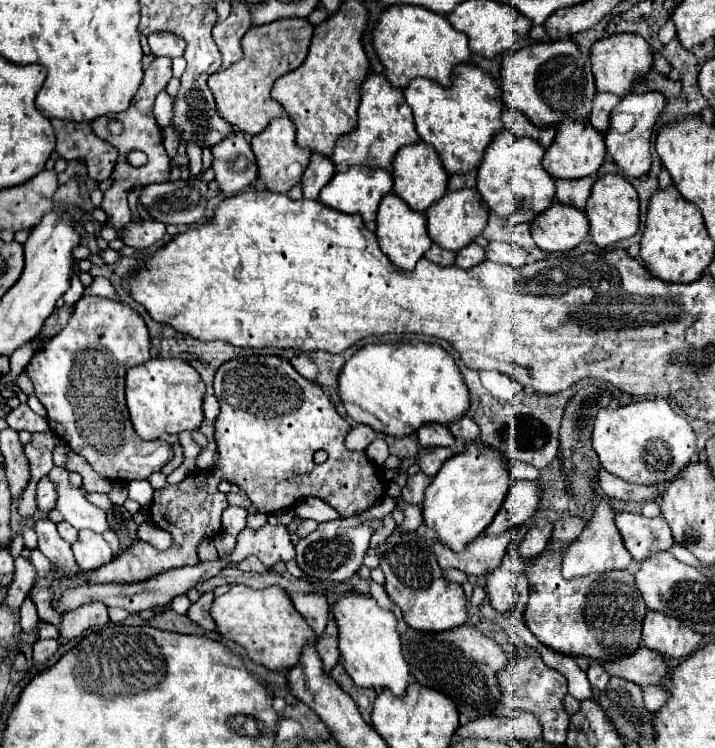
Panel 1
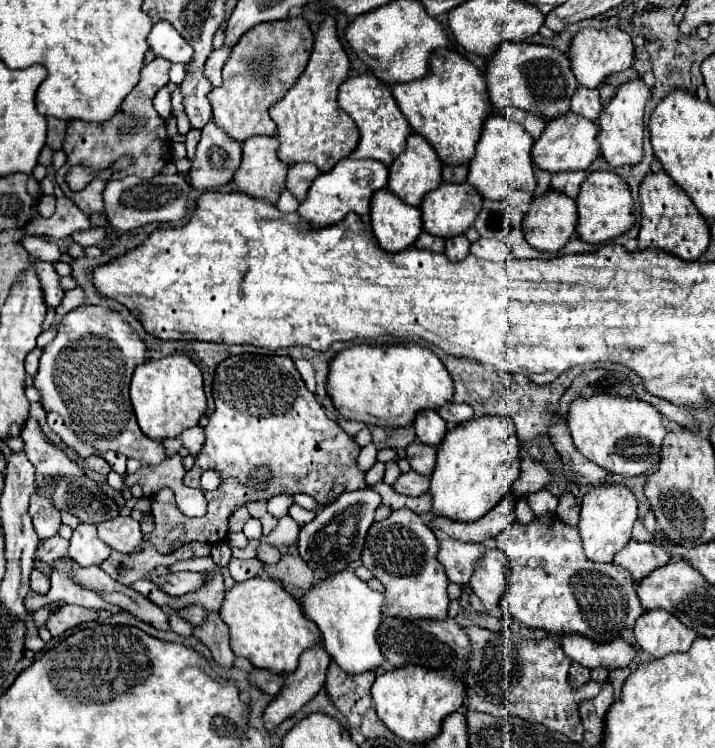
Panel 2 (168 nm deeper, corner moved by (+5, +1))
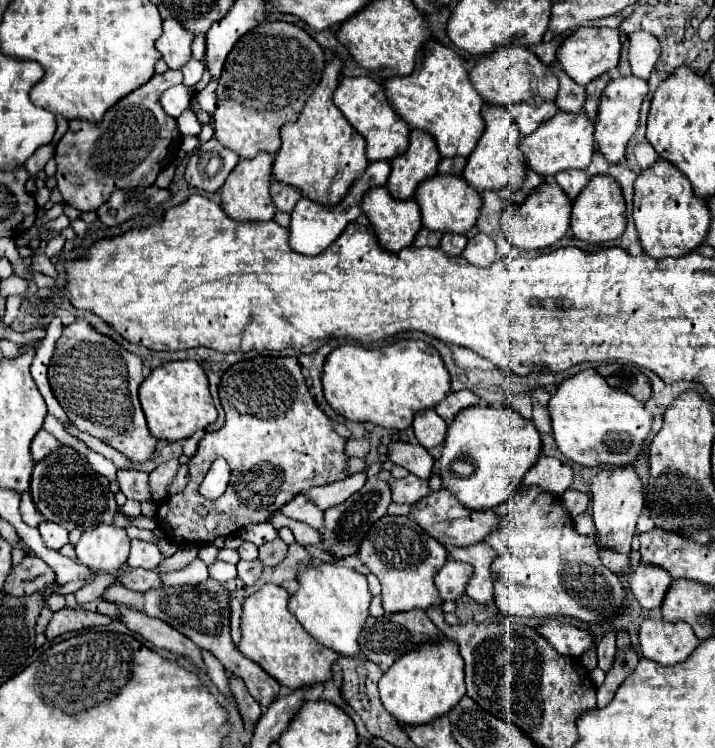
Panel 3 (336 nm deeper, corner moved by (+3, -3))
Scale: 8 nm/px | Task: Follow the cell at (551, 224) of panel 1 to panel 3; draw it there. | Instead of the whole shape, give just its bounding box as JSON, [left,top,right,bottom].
[502,181,572,249]

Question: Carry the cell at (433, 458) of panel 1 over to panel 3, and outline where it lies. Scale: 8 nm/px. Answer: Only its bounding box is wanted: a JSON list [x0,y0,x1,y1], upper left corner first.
[388,443,434,479]

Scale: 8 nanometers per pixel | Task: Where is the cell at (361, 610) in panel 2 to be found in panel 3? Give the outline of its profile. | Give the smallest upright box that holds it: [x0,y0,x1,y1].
[290,563,370,655]

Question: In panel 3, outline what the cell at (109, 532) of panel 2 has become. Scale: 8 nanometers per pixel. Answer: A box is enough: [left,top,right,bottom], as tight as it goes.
[128,541,164,571]

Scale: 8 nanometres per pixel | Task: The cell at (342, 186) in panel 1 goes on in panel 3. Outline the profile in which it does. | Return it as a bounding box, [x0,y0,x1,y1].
[288,161,390,255]

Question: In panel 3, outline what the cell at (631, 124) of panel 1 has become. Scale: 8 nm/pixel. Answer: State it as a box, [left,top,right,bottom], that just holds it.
[594,75,648,163]

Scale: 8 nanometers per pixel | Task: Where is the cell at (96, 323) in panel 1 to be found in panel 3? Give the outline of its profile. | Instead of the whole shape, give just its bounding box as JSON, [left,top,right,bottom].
[48,319,156,463]

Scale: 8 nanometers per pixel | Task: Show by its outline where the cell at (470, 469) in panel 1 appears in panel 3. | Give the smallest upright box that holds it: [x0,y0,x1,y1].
[438,407,540,511]

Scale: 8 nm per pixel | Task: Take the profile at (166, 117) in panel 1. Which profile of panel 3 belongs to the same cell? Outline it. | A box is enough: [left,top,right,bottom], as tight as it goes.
[160,85,190,117]

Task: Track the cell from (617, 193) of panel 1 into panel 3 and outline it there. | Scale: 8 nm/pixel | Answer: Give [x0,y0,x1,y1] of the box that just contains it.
[572,175,626,243]

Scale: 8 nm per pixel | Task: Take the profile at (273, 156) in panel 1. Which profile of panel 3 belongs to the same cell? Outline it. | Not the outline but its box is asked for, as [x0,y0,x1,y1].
[220,151,276,221]

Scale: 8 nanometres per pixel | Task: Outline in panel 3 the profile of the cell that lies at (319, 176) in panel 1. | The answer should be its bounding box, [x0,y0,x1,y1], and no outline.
[270,181,302,213]

